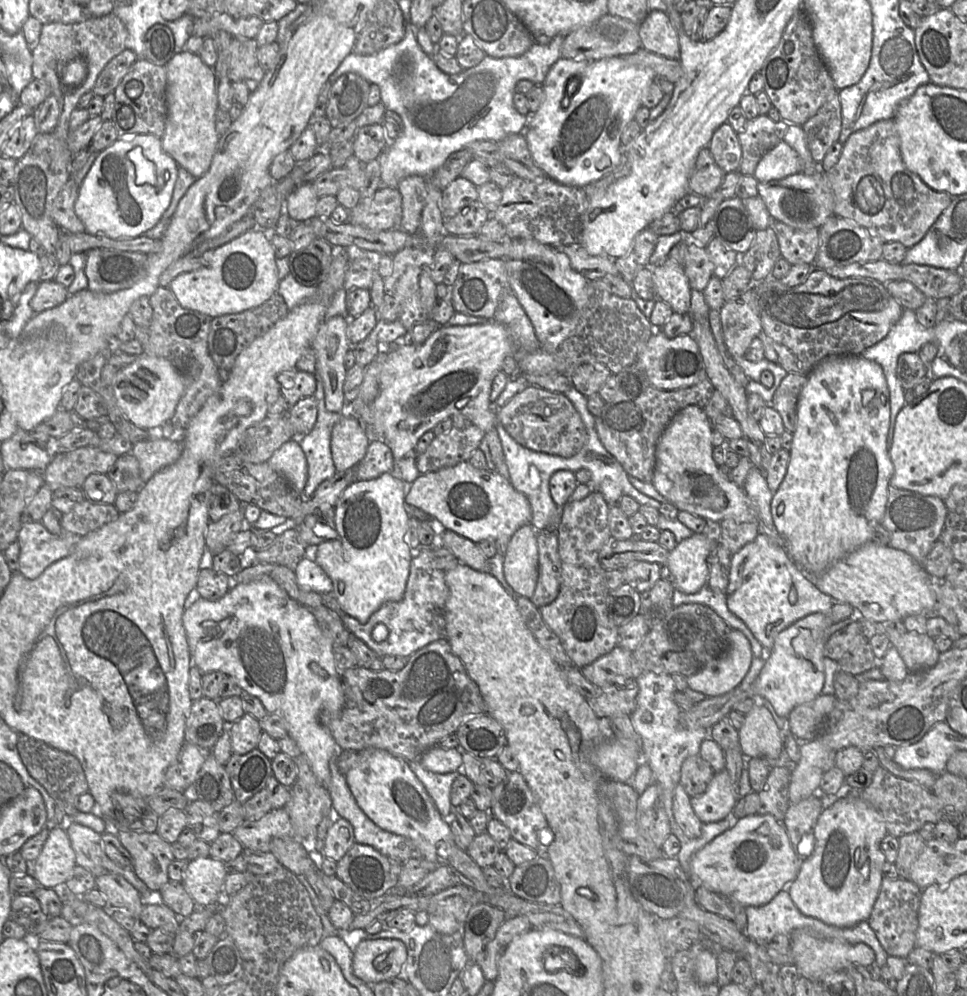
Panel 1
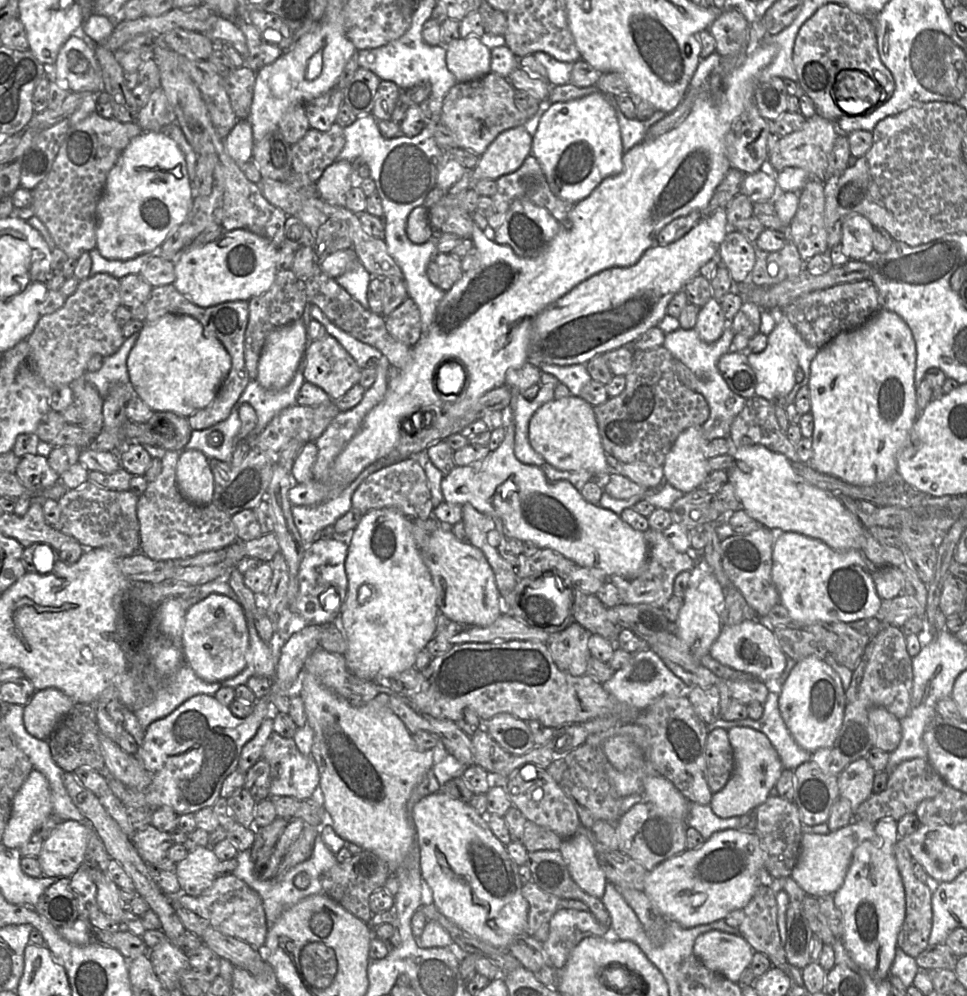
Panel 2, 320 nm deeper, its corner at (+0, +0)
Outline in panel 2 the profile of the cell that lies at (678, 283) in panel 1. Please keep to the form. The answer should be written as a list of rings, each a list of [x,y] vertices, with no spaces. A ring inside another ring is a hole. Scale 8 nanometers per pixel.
[[[712,297],[700,307],[694,328],[704,342],[712,343],[721,337],[728,323],[719,301]]]

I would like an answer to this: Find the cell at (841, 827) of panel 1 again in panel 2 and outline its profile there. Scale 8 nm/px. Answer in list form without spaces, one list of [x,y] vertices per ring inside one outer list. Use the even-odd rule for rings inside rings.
[[[892,817],[875,822],[872,836],[855,848],[844,882],[833,894],[848,954],[877,980],[885,980],[890,975],[898,934],[906,915],[905,890],[894,855],[897,825],[898,821]]]

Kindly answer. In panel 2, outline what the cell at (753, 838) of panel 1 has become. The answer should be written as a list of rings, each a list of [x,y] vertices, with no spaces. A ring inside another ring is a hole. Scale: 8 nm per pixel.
[[[727,829],[714,833],[701,847],[676,854],[647,872],[643,892],[664,917],[691,928],[725,919],[730,912],[745,907],[758,886],[767,882],[764,870],[765,854],[758,835]]]

